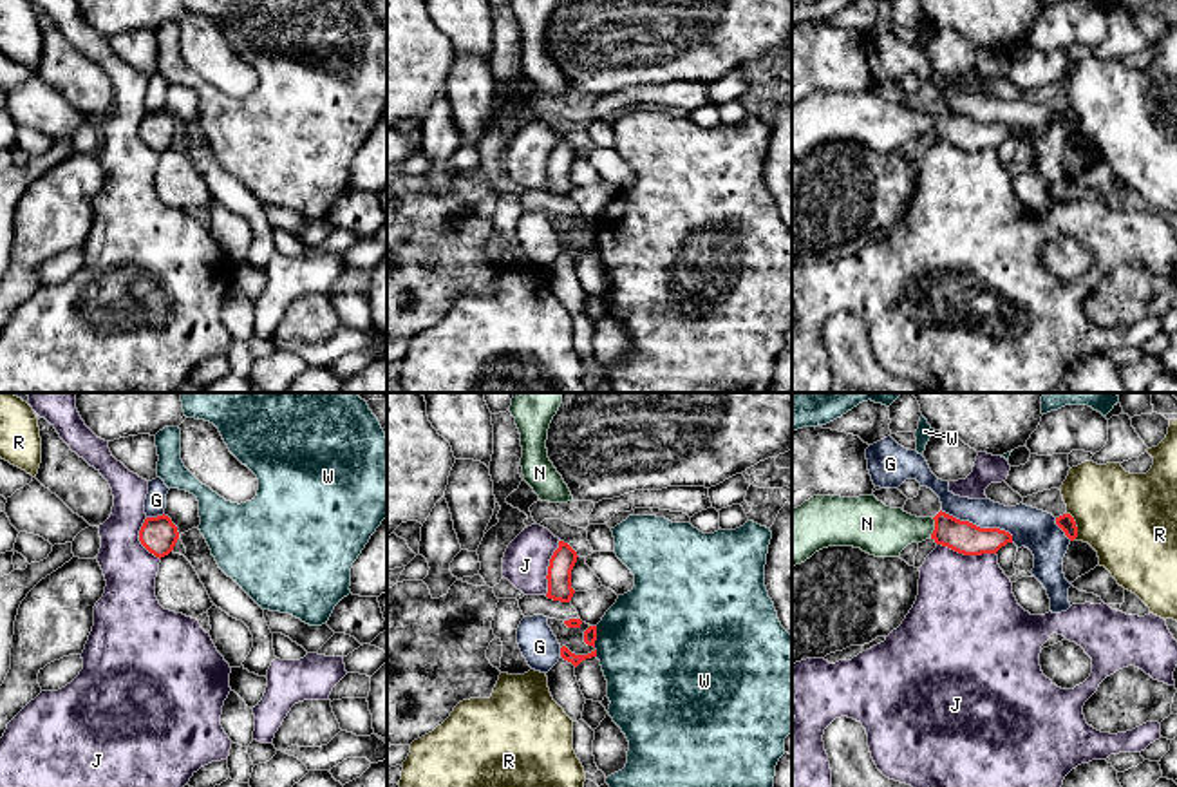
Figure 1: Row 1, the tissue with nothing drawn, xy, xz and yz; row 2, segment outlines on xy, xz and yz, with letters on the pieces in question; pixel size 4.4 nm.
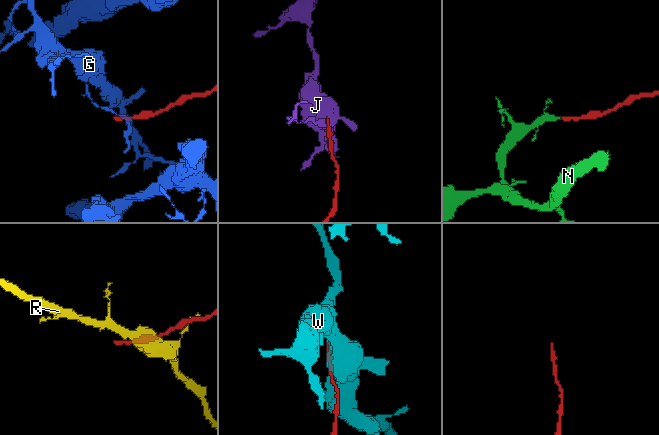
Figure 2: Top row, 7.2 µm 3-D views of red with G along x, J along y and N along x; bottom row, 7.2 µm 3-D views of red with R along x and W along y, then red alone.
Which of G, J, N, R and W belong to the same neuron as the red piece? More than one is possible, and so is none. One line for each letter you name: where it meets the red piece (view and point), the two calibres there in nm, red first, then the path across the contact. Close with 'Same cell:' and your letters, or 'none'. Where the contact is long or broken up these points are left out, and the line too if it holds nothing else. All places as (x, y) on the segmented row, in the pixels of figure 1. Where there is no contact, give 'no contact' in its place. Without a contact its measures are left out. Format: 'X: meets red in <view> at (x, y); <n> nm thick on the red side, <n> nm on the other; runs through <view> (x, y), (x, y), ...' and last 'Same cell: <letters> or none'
N: meets red in yz at (935, 527); 140 nm thick on the red side, 220 nm on the other; runs through yz (960, 536), (935, 527), (879, 530)
Same cell: N

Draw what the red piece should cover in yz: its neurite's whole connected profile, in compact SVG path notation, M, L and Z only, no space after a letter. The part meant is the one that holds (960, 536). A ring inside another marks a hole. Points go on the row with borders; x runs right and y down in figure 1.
M873 494L814 496L792 510L792 566L828 546L853 546L875 557L899 557L911 543L933 539L964 555L996 554L1012 536L980 528L946 512L917 517L886 507Z

